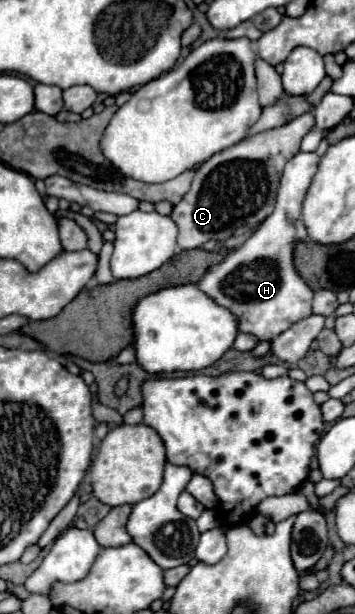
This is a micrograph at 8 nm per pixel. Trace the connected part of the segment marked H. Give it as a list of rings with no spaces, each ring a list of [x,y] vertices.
[[[298,152],[284,168],[274,212],[260,224],[252,238],[248,238],[240,248],[232,250],[226,260],[210,268],[198,284],[200,290],[238,316],[240,332],[254,334],[260,340],[274,340],[274,336],[312,314],[312,290],[298,276],[292,254],[296,242],[294,220],[300,218],[302,200],[316,166],[316,152]]]

